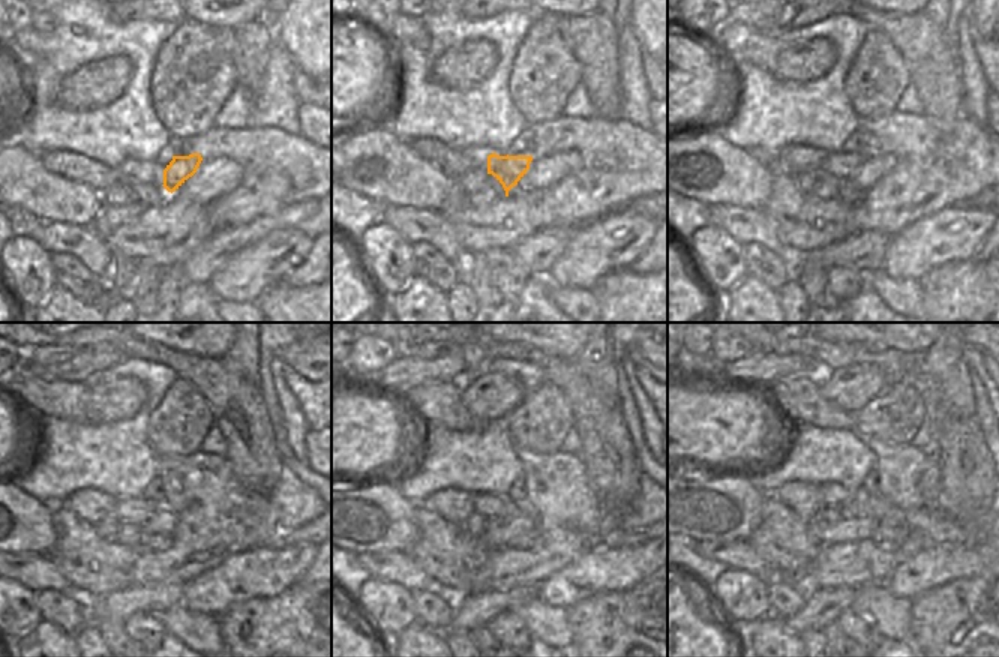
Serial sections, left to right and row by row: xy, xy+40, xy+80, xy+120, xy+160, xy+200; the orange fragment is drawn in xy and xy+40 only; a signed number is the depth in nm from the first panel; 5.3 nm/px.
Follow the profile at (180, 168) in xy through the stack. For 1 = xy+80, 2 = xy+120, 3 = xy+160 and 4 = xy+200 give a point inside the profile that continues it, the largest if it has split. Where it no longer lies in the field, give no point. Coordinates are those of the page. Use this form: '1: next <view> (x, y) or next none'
1: next xy+80 (839, 164)
2: next xy+120 (170, 501)
3: next xy+160 (492, 503)
4: next xy+200 (827, 498)

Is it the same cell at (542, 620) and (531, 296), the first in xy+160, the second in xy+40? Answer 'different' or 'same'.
different

